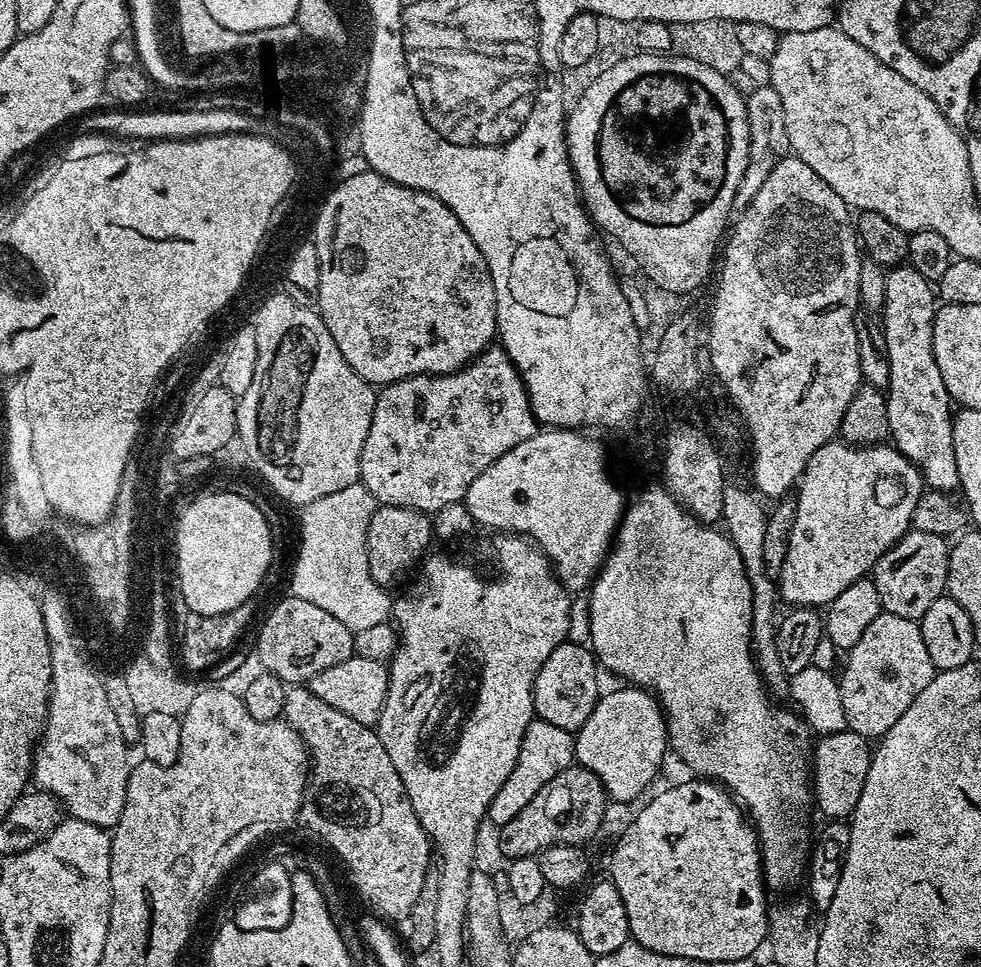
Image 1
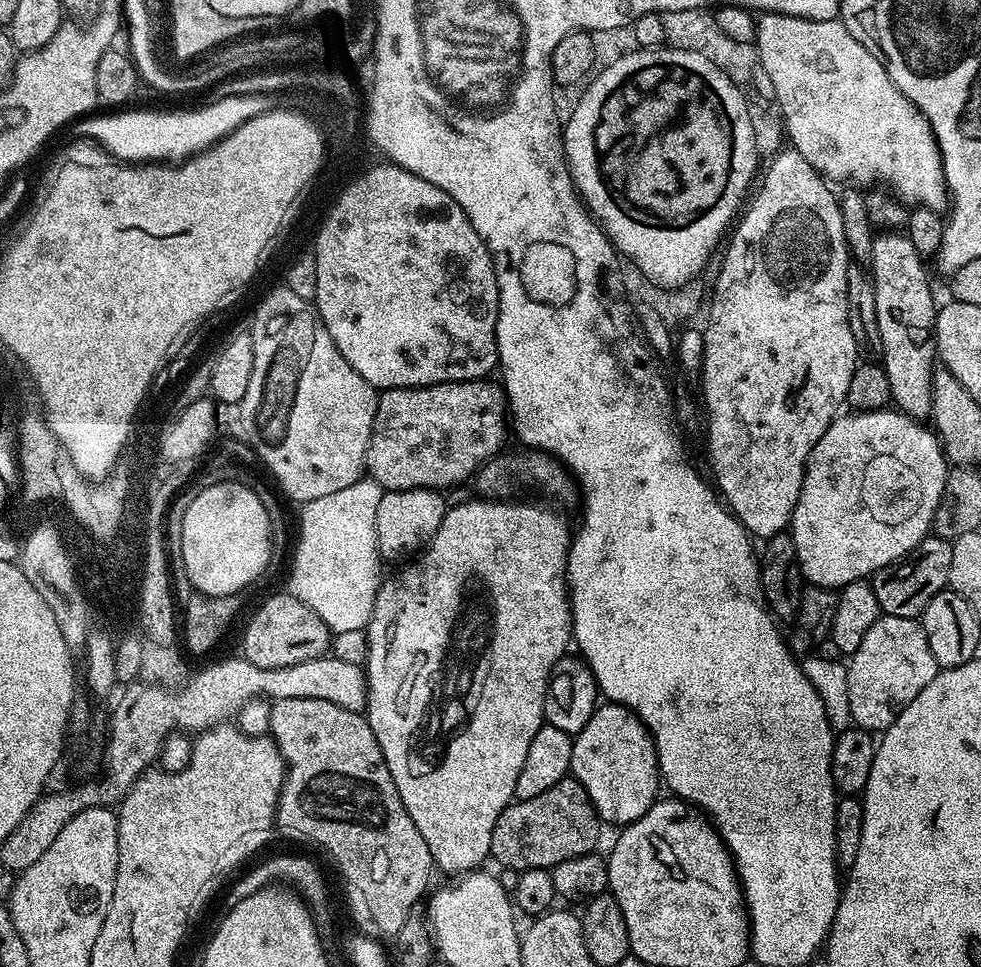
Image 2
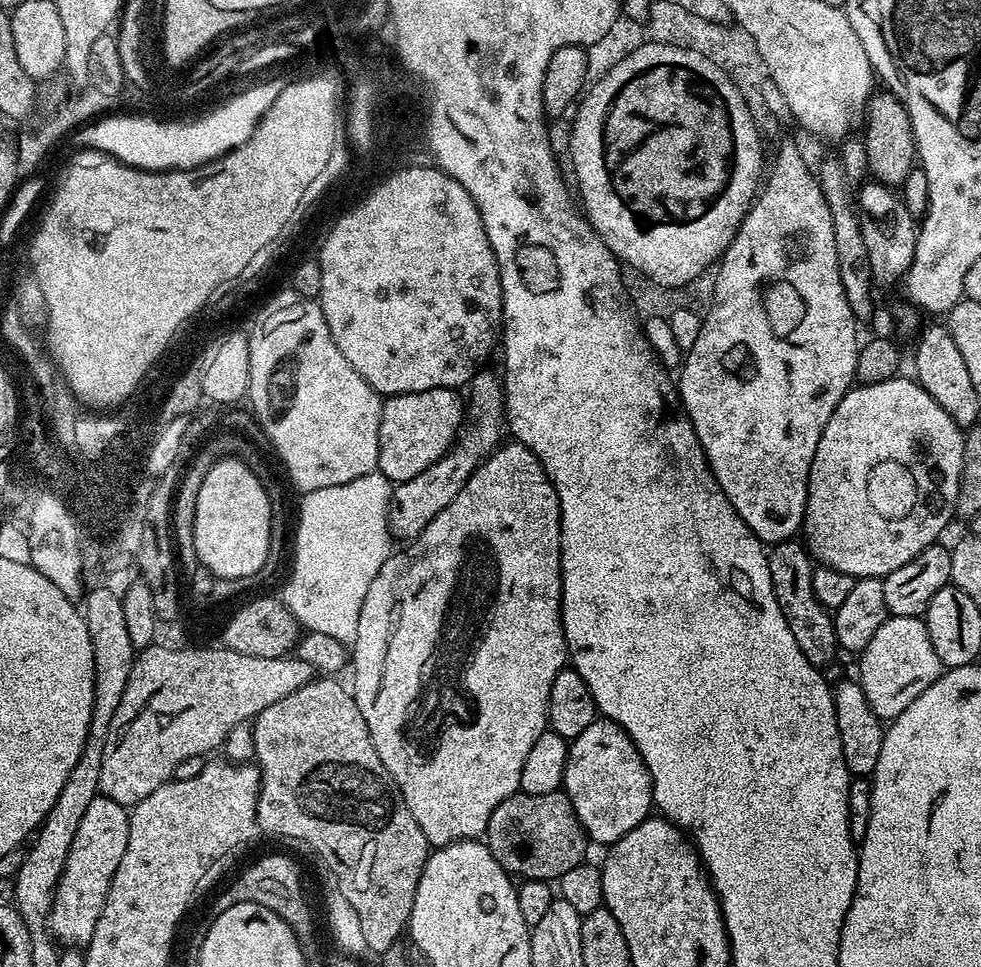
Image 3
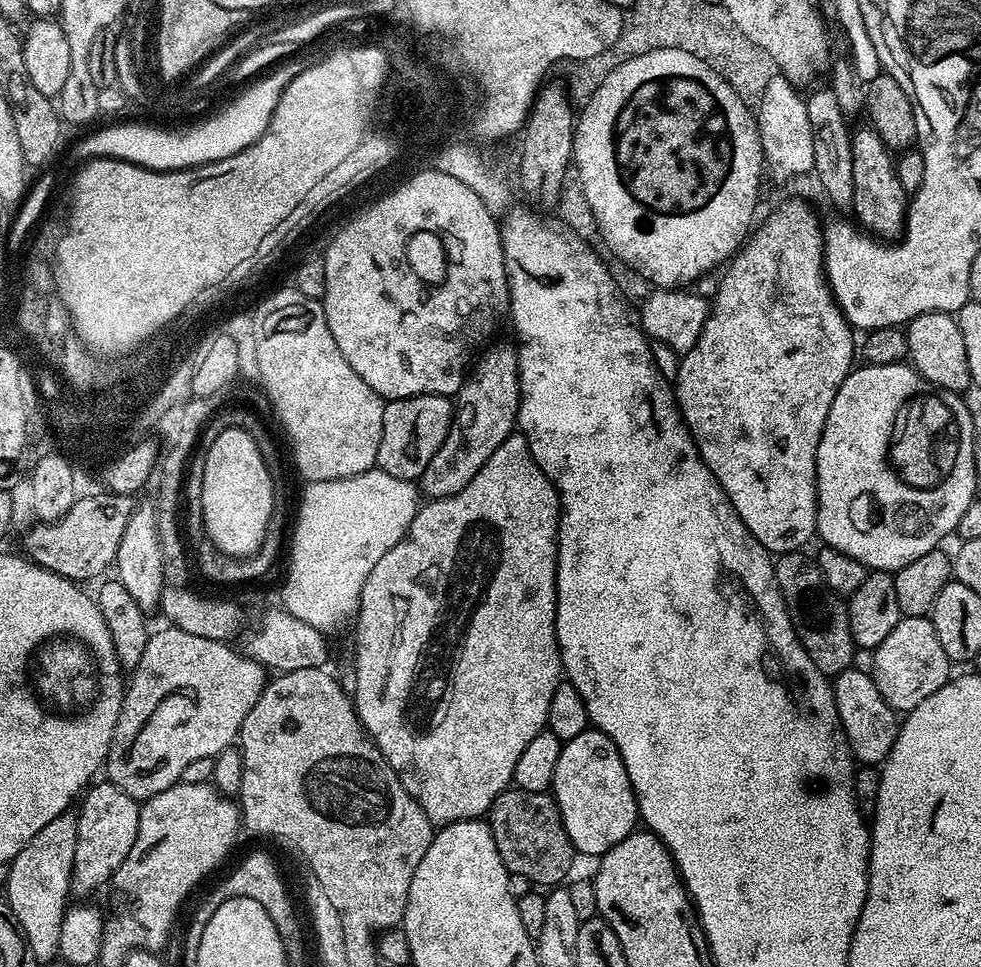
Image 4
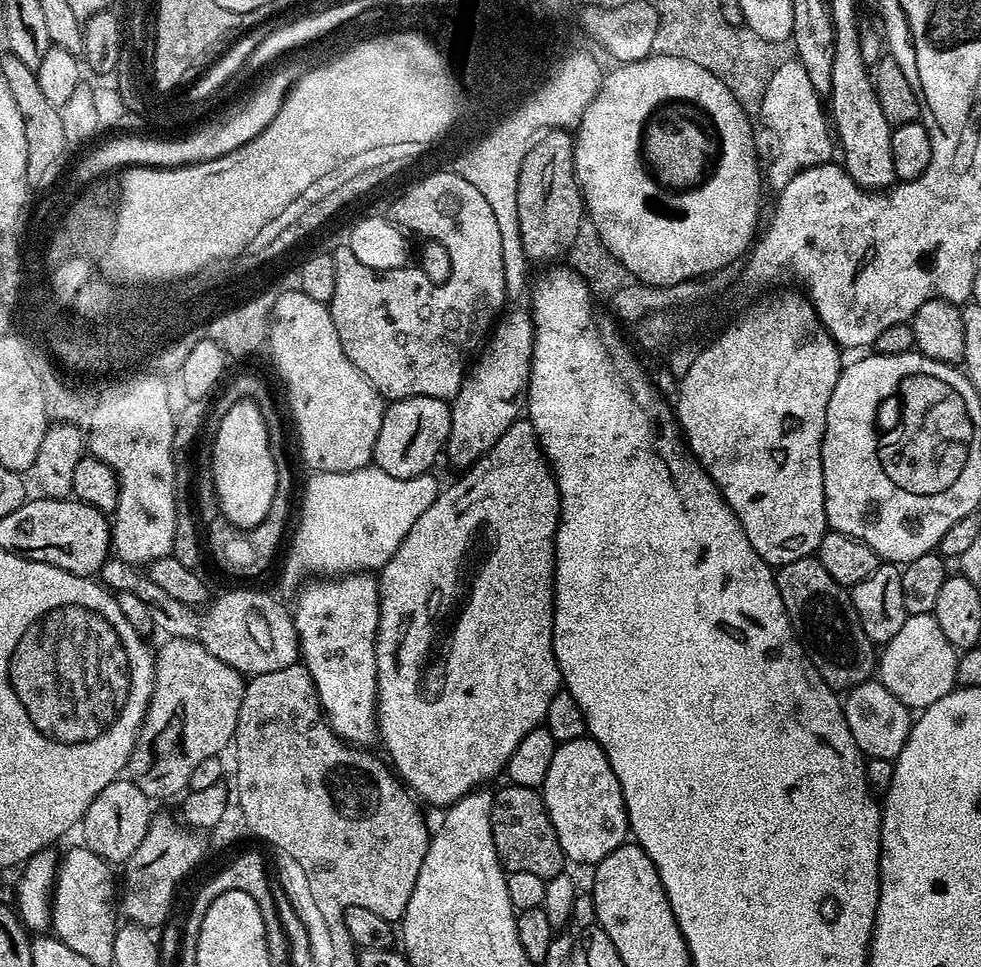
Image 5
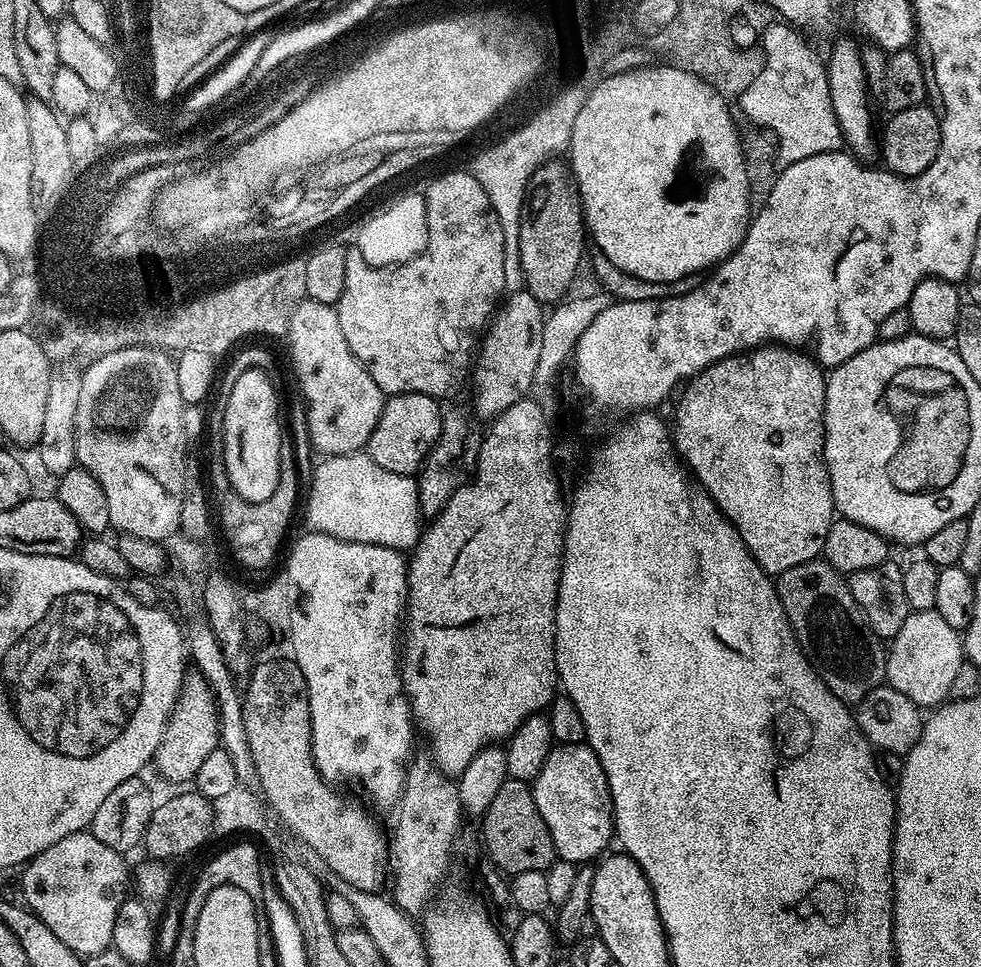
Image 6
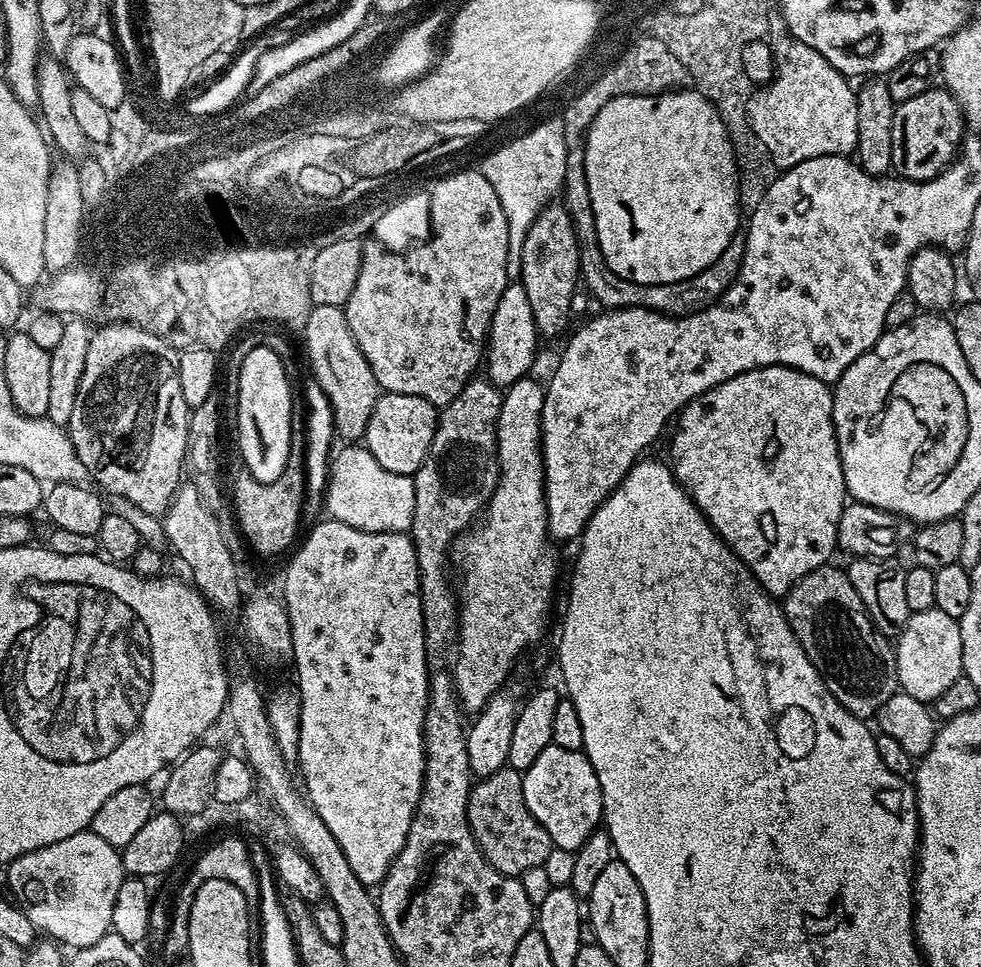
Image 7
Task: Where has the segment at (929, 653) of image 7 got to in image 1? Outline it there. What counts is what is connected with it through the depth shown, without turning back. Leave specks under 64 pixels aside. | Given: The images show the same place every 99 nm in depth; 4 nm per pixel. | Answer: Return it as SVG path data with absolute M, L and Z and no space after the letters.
M885 611L866 626L862 638L847 649L846 656L844 673L839 673L838 679L847 731L869 738L884 736L886 730L906 714L910 702L930 686L938 671L930 662L926 642L922 642L919 623Z

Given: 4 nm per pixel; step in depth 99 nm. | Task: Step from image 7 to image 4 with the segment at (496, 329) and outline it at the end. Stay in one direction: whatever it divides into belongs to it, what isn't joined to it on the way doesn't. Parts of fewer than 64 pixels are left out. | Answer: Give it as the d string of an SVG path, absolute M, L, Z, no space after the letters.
M508 344L487 348L483 349L484 357L482 352L471 365L463 386L457 390L450 430L442 446L438 446L438 454L434 454L420 476L418 484L425 497L437 500L458 494L458 490L462 490L462 486L466 486L482 466L486 466L486 458L490 458L490 454L494 454L494 450L498 450L498 446L502 446L517 427L516 411L520 405L518 351Z

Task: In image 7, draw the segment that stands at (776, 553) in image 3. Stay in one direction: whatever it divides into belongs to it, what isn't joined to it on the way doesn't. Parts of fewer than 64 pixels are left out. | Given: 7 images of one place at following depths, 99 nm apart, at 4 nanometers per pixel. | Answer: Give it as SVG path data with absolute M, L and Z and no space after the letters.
M829 562L820 568L810 570L801 580L782 597L782 607L786 618L790 622L790 630L798 638L802 650L814 662L814 670L826 682L826 690L838 698L850 714L854 714L859 720L867 721L875 717L885 702L896 693L898 685L896 683L896 654L889 637L883 636L868 616L866 606L862 598L858 598L858 590L850 582L847 571L843 567L835 568L835 563Z

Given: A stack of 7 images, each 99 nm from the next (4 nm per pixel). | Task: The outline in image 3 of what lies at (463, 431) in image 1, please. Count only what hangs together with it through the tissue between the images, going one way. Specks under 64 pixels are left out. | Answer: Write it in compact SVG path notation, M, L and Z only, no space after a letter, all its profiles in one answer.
M435 388L389 396L380 410L378 471L390 482L409 480L434 466L448 453L460 434L466 415L466 400L457 389Z

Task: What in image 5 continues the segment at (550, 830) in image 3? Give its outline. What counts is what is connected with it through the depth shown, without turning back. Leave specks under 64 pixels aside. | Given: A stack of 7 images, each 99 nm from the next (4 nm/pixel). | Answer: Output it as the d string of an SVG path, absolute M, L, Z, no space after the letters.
M513 783L507 787L492 797L492 833L500 863L508 872L526 871L540 875L547 882L551 876L565 871L566 857L558 842L558 834L550 822L544 797L535 788Z

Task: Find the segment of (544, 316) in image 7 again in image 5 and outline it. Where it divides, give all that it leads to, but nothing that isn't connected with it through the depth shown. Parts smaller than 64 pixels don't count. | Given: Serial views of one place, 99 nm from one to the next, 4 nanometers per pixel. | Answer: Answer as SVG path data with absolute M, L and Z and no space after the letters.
M549 129L529 148L518 174L516 204L528 260L552 264L563 259L584 219L583 192L576 178L575 139L569 131Z

